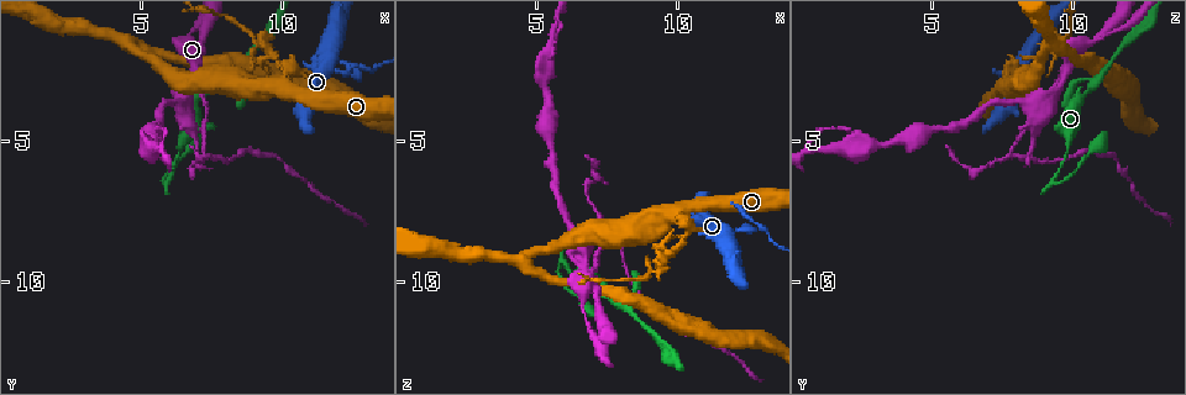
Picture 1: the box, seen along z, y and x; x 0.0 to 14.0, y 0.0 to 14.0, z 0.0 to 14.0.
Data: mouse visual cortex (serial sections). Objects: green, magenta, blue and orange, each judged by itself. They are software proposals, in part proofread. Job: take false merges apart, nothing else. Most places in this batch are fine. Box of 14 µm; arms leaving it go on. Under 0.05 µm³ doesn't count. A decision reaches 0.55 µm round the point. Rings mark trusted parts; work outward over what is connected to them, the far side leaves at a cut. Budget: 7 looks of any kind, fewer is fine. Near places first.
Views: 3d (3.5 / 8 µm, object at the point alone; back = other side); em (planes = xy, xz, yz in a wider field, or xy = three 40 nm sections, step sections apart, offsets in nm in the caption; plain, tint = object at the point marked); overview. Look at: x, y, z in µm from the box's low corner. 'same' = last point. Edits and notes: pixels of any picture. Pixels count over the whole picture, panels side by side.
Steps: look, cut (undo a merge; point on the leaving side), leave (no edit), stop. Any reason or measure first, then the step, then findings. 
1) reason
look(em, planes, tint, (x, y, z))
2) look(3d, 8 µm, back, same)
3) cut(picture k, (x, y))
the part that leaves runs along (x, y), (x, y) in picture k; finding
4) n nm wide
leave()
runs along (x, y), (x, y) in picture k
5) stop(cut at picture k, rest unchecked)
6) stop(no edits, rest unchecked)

sharp bend
look(3d, 3.5 µm, (6.0, 6.4, 9.4))

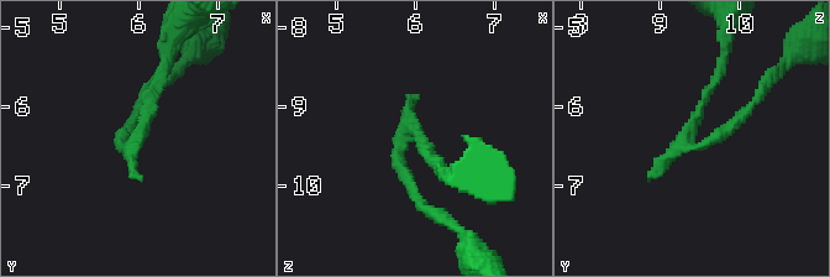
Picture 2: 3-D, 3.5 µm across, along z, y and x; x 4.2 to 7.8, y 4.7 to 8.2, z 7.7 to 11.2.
shape alone is not enough
look(em, xy, step 2, tint, (6.05, 6.40, 9.30))

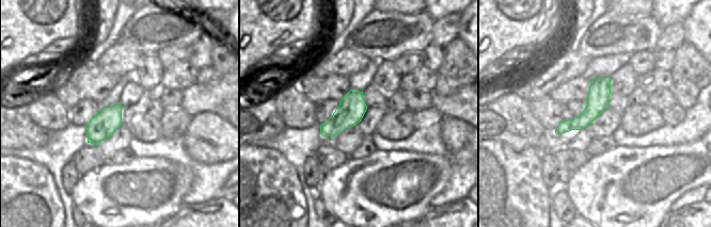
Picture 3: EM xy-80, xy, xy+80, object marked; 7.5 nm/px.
leave()
runs along (167, 67), (132, 120) in picture 2; continuous, no second cell

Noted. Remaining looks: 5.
thick turns thin
look(3d, 8 µm, (7.0, 2.8, 9.5))

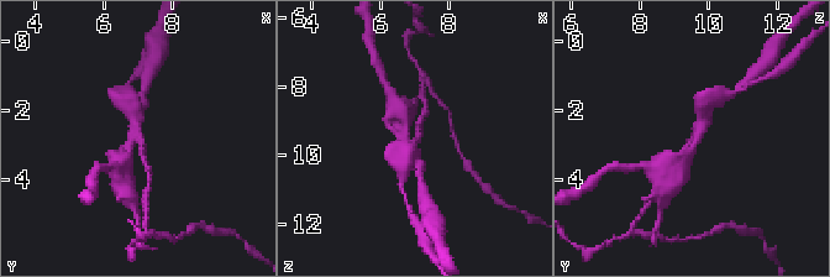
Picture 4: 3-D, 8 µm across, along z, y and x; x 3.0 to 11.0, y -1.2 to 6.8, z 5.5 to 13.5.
look(3d, 3.5 µm, (7.0, 2.9, 9.5))

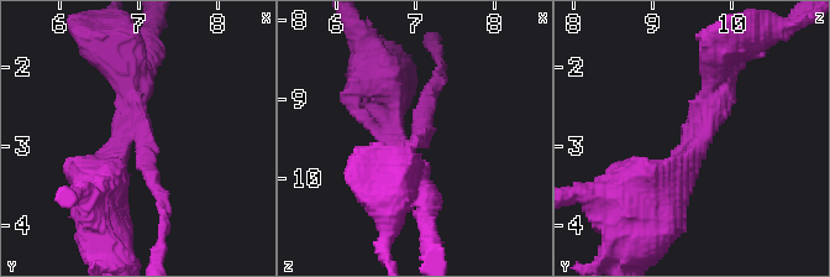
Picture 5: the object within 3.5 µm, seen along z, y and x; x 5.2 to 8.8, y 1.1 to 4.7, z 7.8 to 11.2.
look(em, xy, step 1, tint, (7.00, 2.80, 9.50))

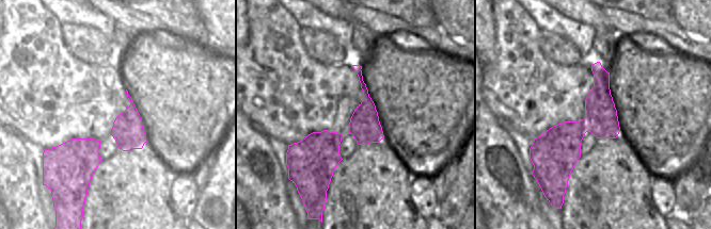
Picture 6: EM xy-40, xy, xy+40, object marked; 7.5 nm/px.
240 nm wide
leave()
runs along (720, 58), (716, 108), (641, 188) in picture 5; one cell here

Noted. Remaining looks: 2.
abrupt turn
look(3d, 3.5 µm, (10.5, 2.6, 7.9))

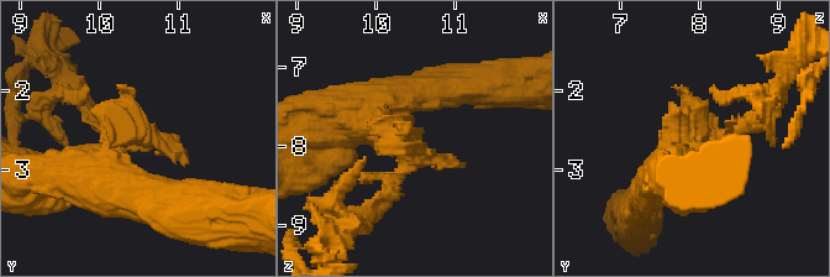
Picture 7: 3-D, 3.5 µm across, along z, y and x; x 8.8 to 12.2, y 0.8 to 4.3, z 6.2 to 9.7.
look(em, planes, tint, (10.45, 2.55, 8.00))

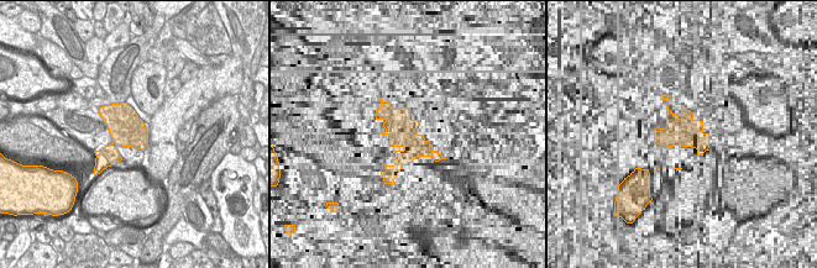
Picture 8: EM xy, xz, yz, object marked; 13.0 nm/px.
leave()
runs along (660, 173), (698, 131), (761, 124) in picture 7; one cell here

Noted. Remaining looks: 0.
stop(no edits, rest unchecked)

